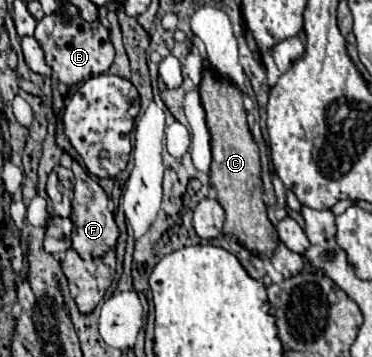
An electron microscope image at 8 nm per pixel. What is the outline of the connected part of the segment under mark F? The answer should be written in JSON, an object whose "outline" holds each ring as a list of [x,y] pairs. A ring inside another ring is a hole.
{"outline":[[[73,161],[73,175],[75,175],[75,197],[73,197],[73,249],[81,255],[81,259],[97,259],[105,255],[109,249],[115,249],[117,239],[119,239],[119,227],[113,219],[113,213],[109,211],[109,197],[101,189],[101,185],[79,165]],[[75,199],[77,205],[75,207]]]}

